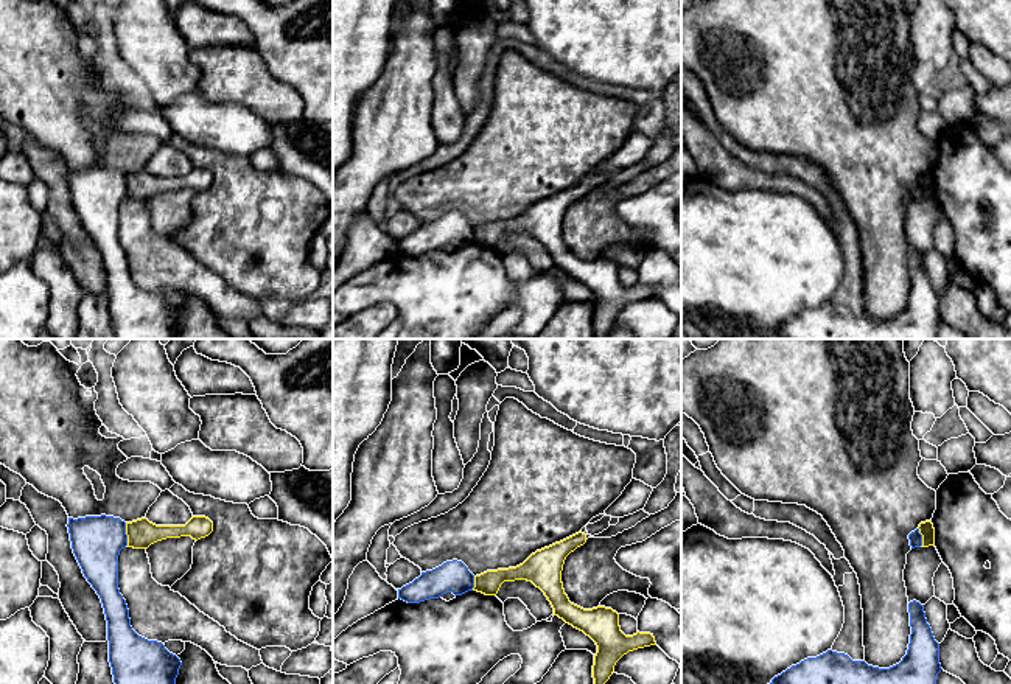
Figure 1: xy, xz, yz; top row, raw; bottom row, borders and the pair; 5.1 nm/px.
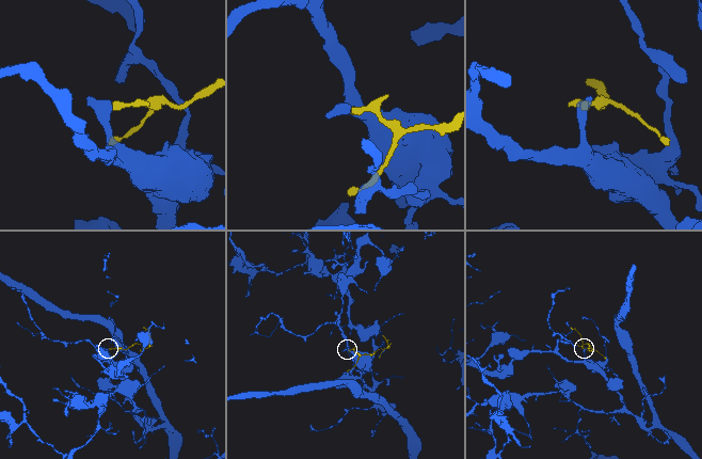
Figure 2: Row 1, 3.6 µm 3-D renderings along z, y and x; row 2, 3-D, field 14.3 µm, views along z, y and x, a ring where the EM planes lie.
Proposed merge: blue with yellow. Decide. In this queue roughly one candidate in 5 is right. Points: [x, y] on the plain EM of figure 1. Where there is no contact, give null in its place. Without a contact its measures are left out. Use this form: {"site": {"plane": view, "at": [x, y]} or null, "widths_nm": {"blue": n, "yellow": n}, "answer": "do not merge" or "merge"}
{"site": {"plane": "xy", "at": [125, 185]}, "widths_nm": {"blue": 260, "yellow": 150}, "answer": "do not merge"}

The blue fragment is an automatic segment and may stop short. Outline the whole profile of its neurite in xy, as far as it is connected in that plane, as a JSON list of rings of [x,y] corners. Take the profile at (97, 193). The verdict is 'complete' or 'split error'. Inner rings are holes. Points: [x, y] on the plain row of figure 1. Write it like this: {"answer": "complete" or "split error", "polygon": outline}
{"answer": "complete", "polygon": [[[114,168],[68,169],[73,205],[101,250],[115,339],[176,339],[182,317],[162,294],[138,288],[118,241],[118,207],[128,197],[126,174]]]}

